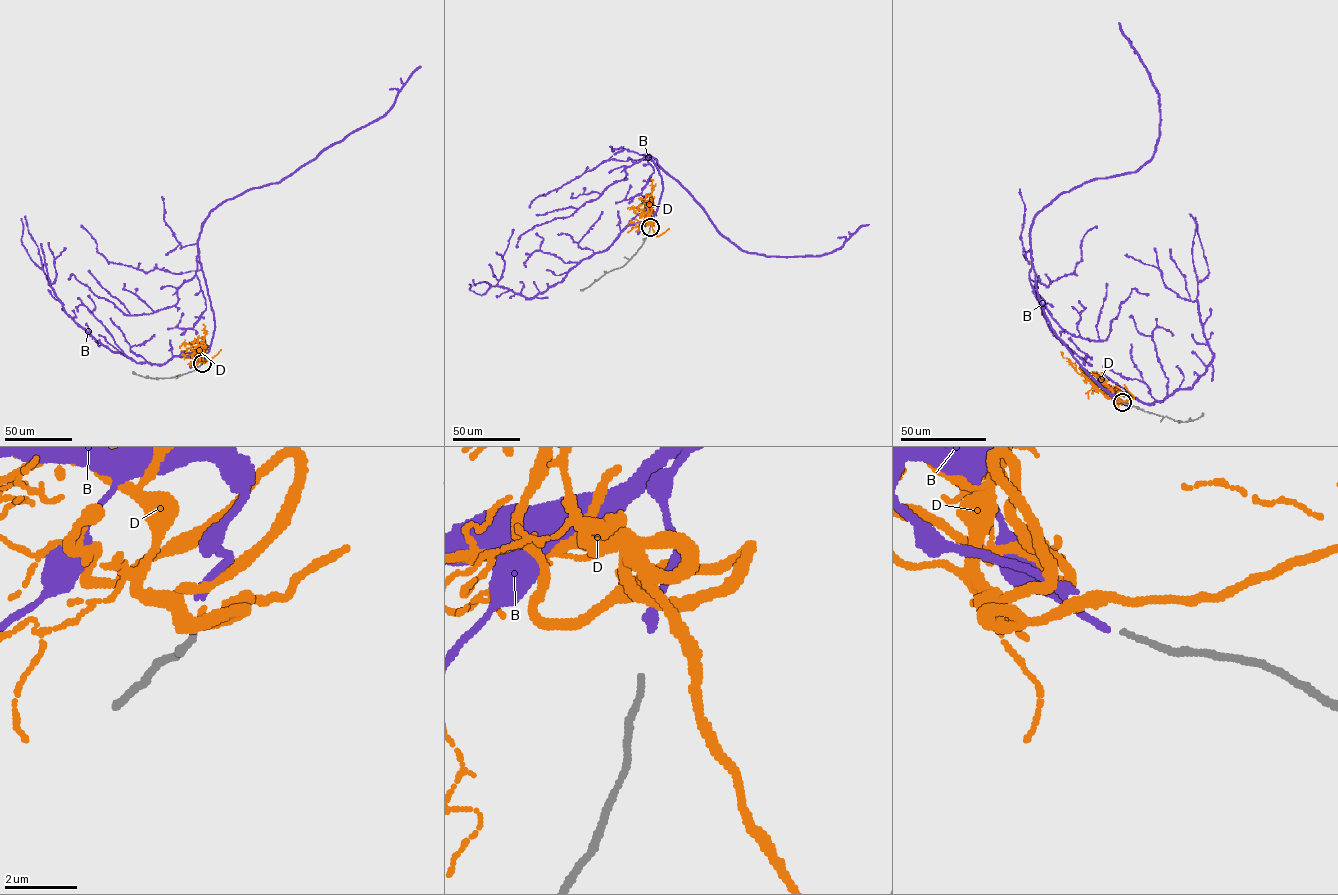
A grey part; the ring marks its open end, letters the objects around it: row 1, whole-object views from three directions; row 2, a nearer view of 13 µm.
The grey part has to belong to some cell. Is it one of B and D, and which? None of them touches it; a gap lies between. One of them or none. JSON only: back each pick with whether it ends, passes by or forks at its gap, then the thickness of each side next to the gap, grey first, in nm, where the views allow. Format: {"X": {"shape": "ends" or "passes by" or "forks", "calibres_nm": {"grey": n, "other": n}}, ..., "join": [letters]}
{"B": {"shape": "ends", "calibres_nm": {"grey": 150, "other": 280}}, "join": ["B"]}

